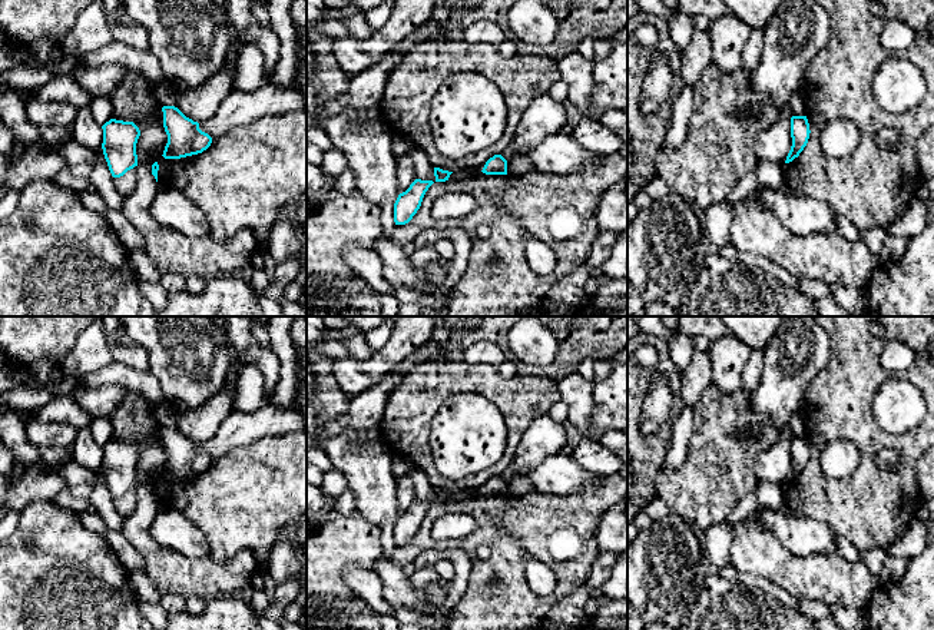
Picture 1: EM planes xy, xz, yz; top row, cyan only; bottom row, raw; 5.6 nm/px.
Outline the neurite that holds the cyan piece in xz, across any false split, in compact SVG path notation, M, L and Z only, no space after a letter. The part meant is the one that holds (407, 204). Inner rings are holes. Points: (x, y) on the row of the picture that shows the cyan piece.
M415 179L410 188L400 193L394 203L394 222L395 225L408 223L421 206L423 198L433 180Z

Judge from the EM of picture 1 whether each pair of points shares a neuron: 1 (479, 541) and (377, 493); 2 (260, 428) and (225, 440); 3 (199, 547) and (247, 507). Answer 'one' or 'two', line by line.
1: two
2: one
3: two

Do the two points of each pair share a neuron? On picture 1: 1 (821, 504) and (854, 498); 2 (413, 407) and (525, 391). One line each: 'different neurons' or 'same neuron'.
1: same neuron
2: same neuron

